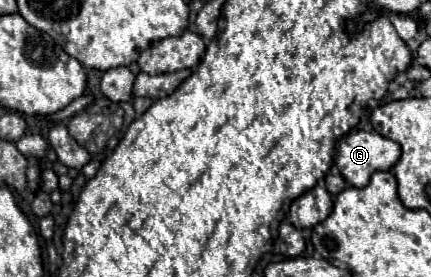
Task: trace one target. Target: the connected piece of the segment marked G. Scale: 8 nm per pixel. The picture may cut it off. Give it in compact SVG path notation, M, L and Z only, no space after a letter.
M354 130L338 140L336 166L346 182L364 188L378 170L390 170L400 158L398 142L376 132Z

